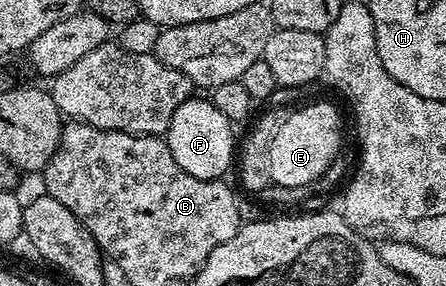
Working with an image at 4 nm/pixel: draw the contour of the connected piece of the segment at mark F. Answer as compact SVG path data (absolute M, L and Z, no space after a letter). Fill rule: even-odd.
M192 96L173 112L173 120L169 120L169 128L165 141L169 152L173 152L173 160L189 172L189 176L197 176L201 180L210 178L219 180L224 177L227 169L232 169L233 159L237 154L237 134L233 131L233 124L217 112L217 108L206 97Z

